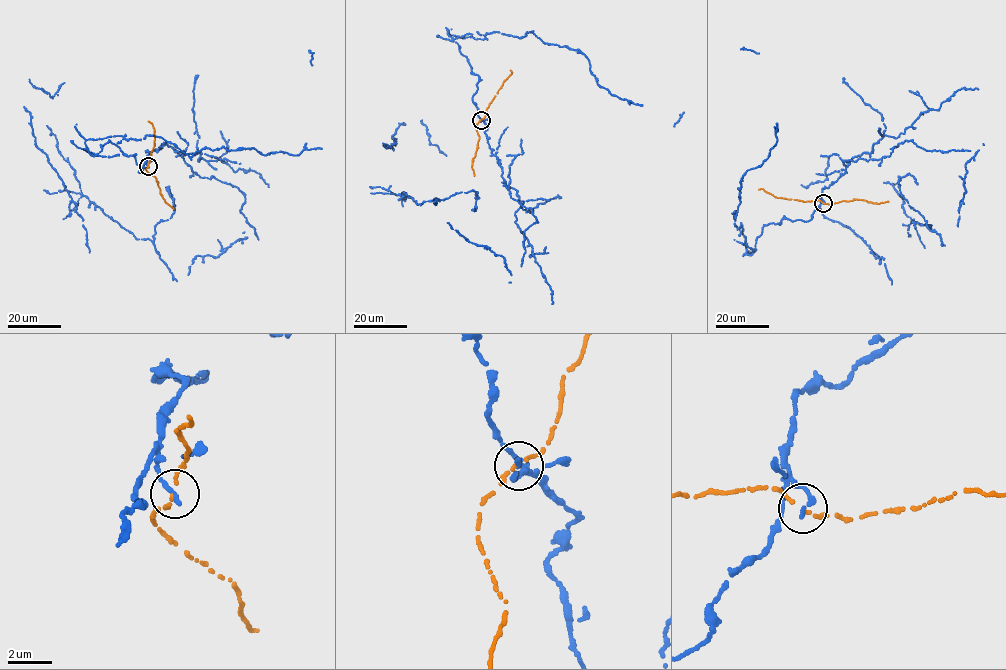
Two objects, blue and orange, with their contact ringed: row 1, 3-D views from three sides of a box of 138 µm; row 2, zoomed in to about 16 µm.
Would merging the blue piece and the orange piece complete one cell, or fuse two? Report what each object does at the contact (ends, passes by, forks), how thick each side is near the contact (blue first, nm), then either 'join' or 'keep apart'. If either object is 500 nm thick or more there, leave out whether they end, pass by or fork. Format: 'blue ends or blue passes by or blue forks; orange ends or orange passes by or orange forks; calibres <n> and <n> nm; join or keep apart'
blue ends; orange ends; calibres 280 and 200 nm; keep apart

